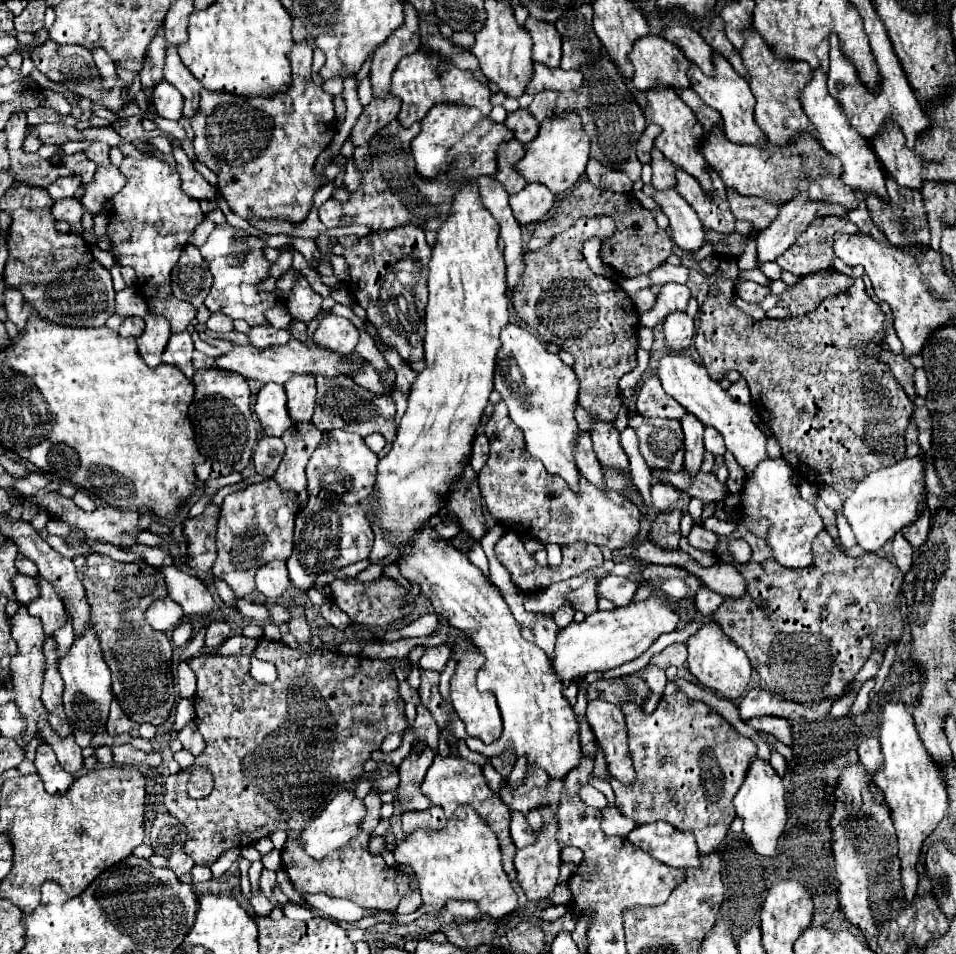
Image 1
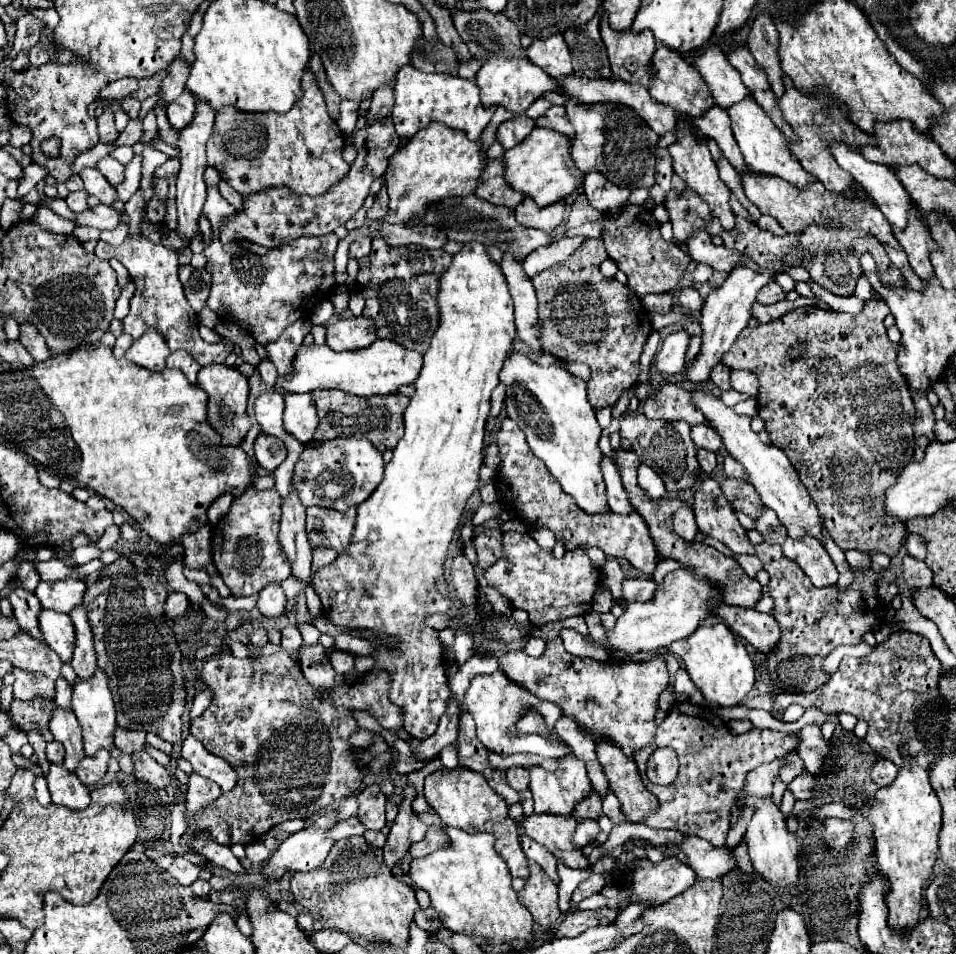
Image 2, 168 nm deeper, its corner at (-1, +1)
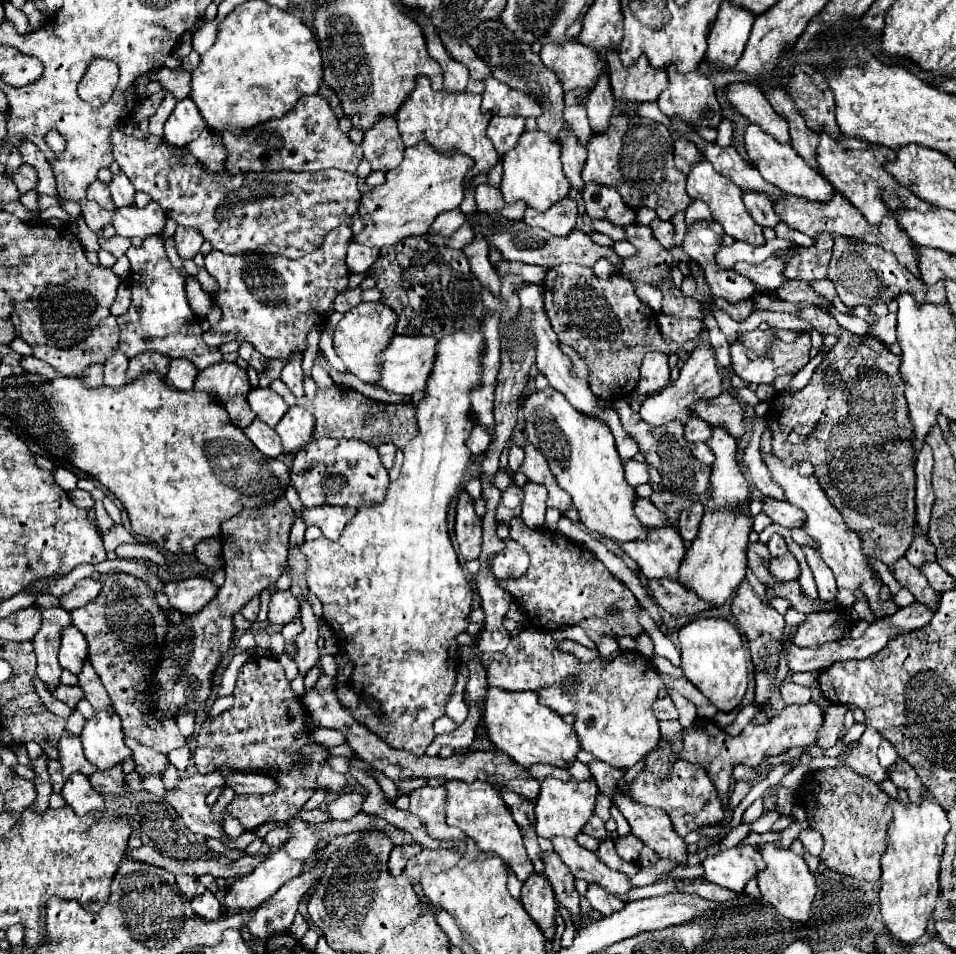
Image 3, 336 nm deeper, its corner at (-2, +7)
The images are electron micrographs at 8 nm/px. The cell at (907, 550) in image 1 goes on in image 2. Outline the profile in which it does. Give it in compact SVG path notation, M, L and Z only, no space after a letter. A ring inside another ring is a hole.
M910 555L904 557L904 579L908 587L934 587L930 567L924 561L912 559Z

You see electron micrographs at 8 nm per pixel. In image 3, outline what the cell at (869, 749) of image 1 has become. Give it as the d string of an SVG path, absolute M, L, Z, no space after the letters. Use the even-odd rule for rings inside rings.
M897 759L891 767L889 767L889 779L897 785L897 787L905 787L909 795L913 795L913 801L921 799L921 779L917 777L917 773L913 771L913 767L905 761L905 759Z

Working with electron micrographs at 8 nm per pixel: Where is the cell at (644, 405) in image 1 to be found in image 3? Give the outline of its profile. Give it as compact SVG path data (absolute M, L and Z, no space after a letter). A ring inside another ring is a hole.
M721 393L709 401L703 401L703 399L695 401L691 405L691 413L701 417L713 427L727 429L727 433L731 433L735 439L743 435L743 413L745 411L739 405L739 401L731 397L729 393Z

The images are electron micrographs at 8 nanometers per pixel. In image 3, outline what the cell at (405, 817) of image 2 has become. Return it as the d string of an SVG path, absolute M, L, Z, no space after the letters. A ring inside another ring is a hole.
M403 843L403 845L395 845L395 849L391 851L391 857L389 857L389 873L391 875L399 875L407 863L409 857L417 855L421 851L421 845L419 843Z

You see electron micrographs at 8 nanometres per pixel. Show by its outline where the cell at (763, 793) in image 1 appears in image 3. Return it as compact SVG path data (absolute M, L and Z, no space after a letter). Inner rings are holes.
M777 841L759 845L759 853L761 853L763 861L765 861L765 869L757 875L763 899L767 903L771 903L783 917L787 917L791 921L799 921L799 923L809 921L813 917L811 903L813 903L817 887L815 887L815 877L809 871L805 859L795 855L789 849L783 849Z

